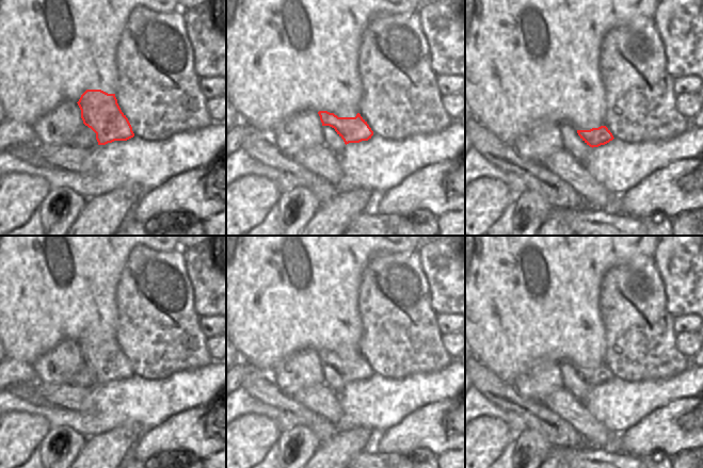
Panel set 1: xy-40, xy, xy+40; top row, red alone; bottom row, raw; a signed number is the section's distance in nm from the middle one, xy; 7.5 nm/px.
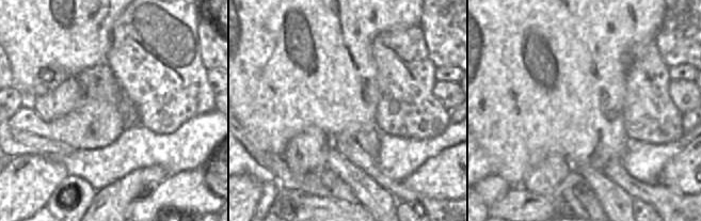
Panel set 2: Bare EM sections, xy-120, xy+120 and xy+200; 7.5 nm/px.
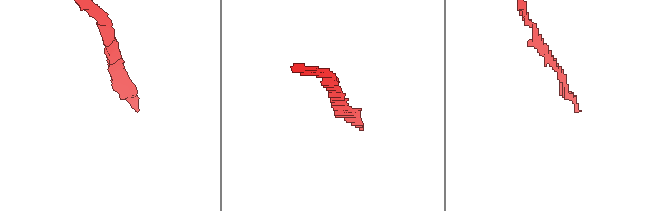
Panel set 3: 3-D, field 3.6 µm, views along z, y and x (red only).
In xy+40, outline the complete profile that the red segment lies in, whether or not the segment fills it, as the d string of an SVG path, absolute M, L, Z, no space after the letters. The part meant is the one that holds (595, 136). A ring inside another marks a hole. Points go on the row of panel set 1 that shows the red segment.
M559 124L563 149L569 151L581 164L593 147L605 145L614 138L606 126L590 130L576 130L569 124Z

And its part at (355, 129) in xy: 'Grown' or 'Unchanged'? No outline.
Grown

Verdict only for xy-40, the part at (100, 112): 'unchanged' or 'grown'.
unchanged

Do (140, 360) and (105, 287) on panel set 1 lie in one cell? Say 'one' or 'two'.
two

